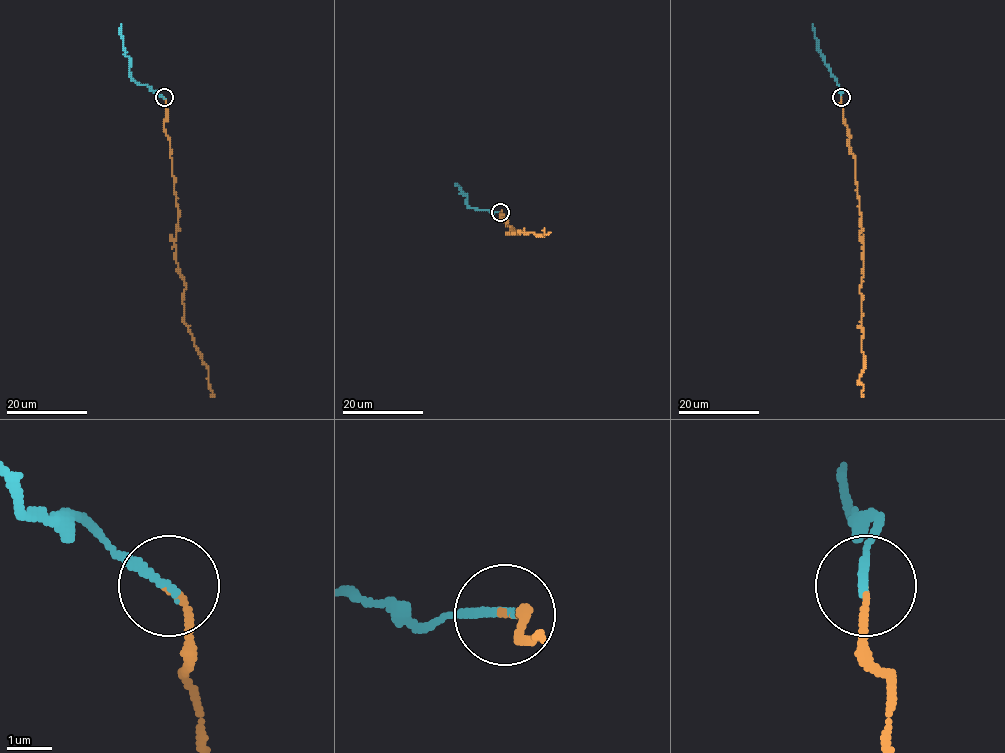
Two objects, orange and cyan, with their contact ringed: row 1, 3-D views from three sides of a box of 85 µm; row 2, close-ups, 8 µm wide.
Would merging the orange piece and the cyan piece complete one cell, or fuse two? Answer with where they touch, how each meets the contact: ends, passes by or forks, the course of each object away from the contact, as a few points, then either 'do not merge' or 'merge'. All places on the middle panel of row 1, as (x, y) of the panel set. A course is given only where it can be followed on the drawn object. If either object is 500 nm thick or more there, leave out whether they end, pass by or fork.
(500, 212) | orange ends | cyan ends | orange via (499, 211), (512, 235), (520, 229), (537, 236), (543, 229), (546, 235) | cyan via (500, 211), (470, 208), (465, 200), (467, 194), (464, 195), (457, 183) | merge

